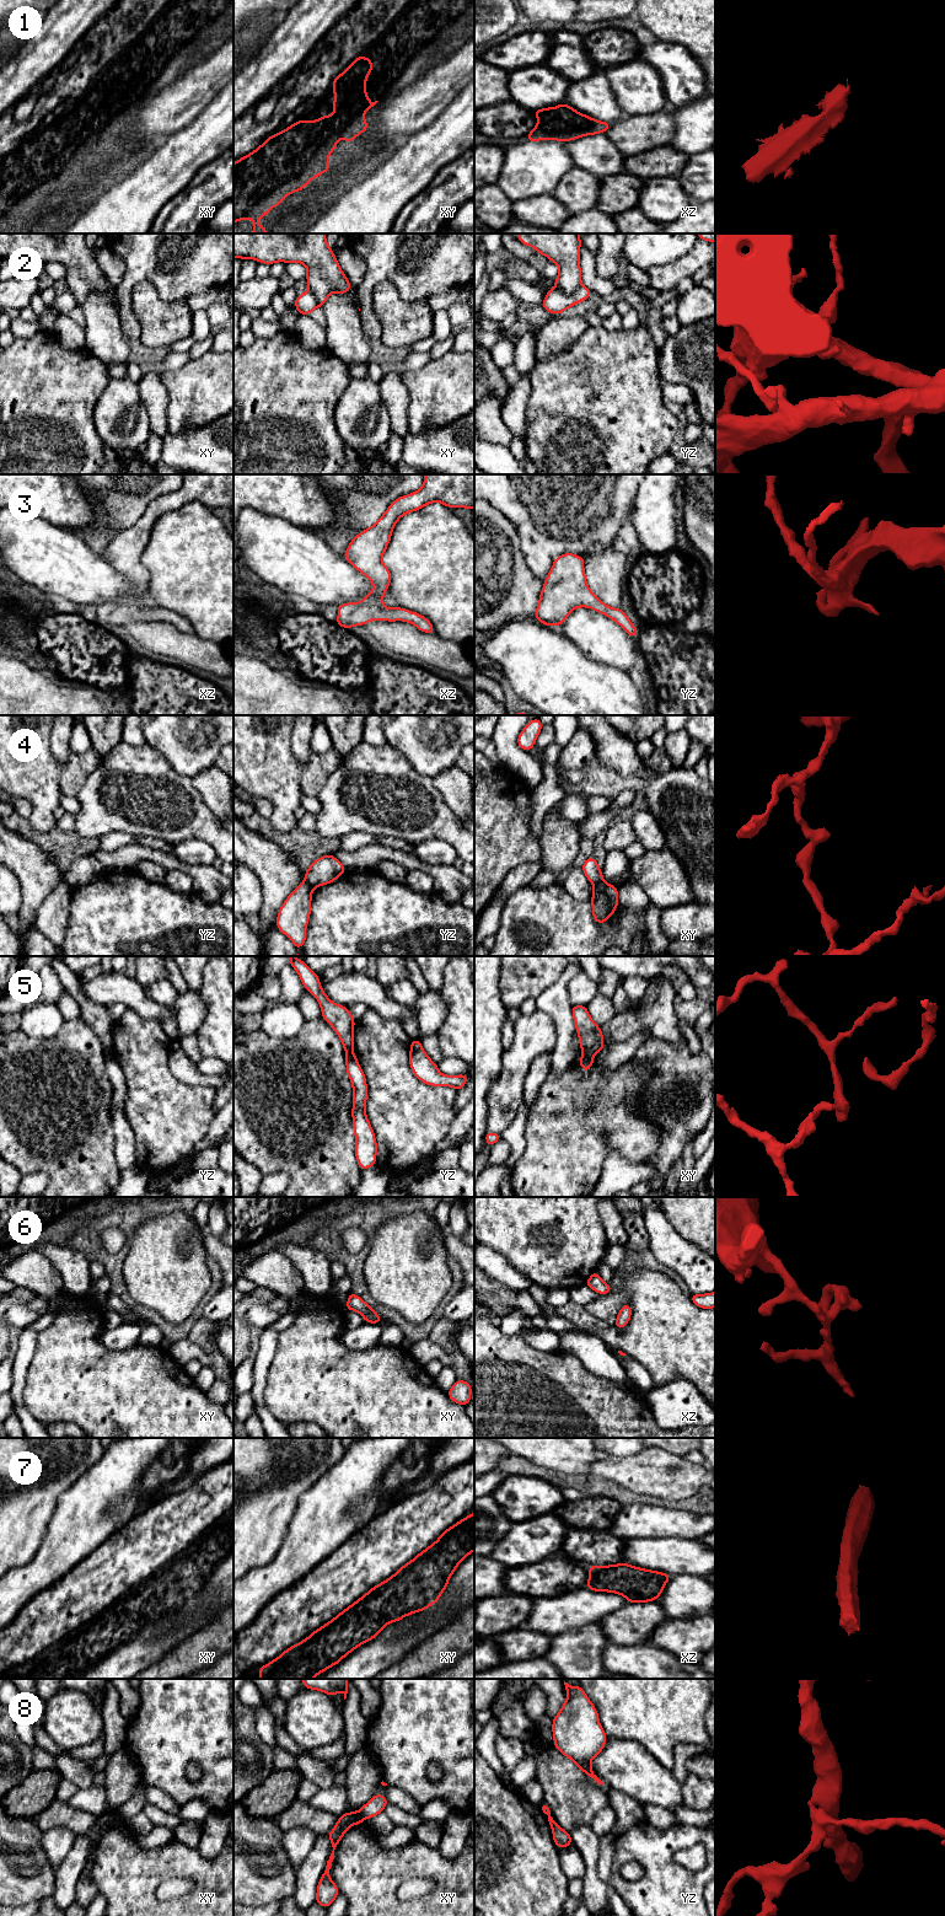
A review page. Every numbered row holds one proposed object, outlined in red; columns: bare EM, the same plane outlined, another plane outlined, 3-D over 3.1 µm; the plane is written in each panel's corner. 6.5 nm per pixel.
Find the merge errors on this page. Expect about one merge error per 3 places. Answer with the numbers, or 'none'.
2, 4, 8

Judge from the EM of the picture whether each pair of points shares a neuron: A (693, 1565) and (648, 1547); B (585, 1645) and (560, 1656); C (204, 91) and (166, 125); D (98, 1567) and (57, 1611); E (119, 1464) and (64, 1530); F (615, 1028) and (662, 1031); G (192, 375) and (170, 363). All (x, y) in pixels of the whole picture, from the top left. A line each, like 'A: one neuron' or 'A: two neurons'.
A: one neuron
B: one neuron
C: one neuron
D: one neuron
E: one neuron
F: one neuron
G: two neurons

